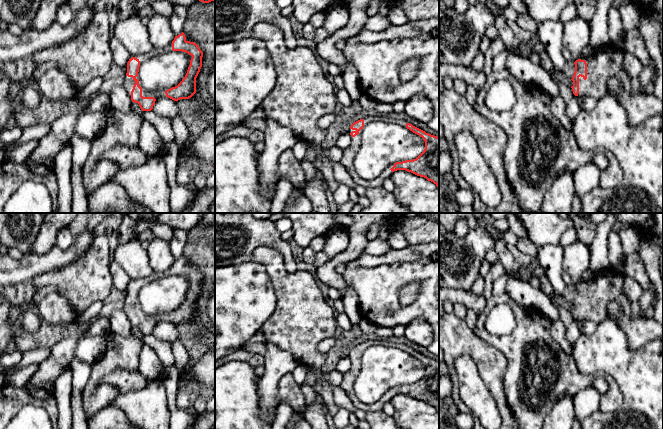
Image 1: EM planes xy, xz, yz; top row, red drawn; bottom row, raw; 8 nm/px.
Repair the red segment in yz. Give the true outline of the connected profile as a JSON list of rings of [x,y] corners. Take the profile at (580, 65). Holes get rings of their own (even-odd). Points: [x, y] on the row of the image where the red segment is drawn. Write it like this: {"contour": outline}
{"contour": [[[613,43],[608,44],[599,50],[592,57],[584,57],[576,60],[575,72],[572,77],[572,91],[575,96],[593,96],[600,99],[607,95],[607,82],[610,78],[616,77],[622,84],[623,91],[618,101],[625,109],[628,122],[631,126],[639,125],[652,116],[663,117],[663,102],[654,95],[646,94],[645,91],[638,90],[634,95],[630,94],[632,77],[628,75],[624,68],[625,52],[615,47]]]}

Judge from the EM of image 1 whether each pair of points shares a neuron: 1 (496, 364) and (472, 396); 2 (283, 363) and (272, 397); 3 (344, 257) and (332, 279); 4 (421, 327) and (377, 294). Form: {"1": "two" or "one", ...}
{"1": "two", "2": "one", "3": "one", "4": "two"}

